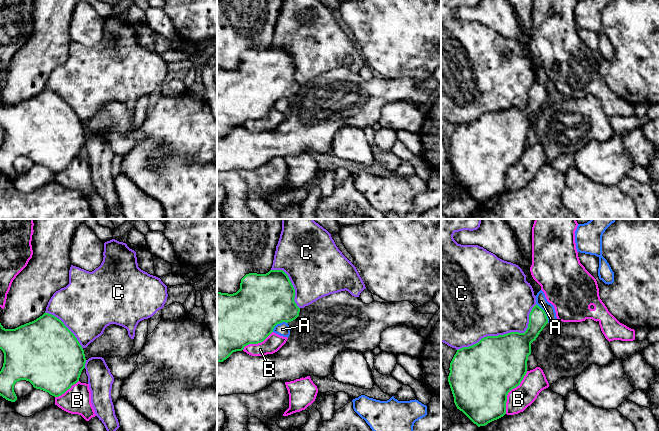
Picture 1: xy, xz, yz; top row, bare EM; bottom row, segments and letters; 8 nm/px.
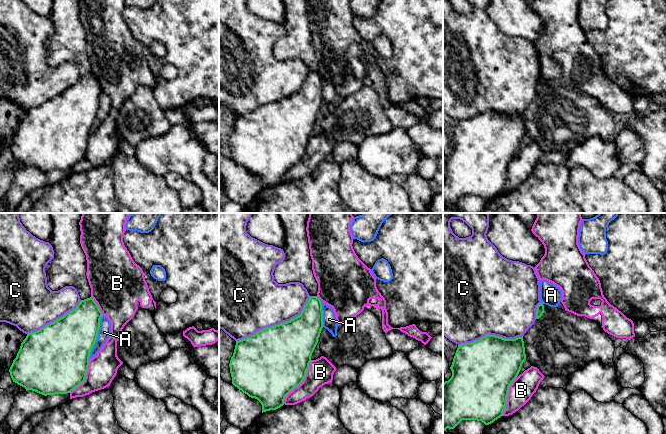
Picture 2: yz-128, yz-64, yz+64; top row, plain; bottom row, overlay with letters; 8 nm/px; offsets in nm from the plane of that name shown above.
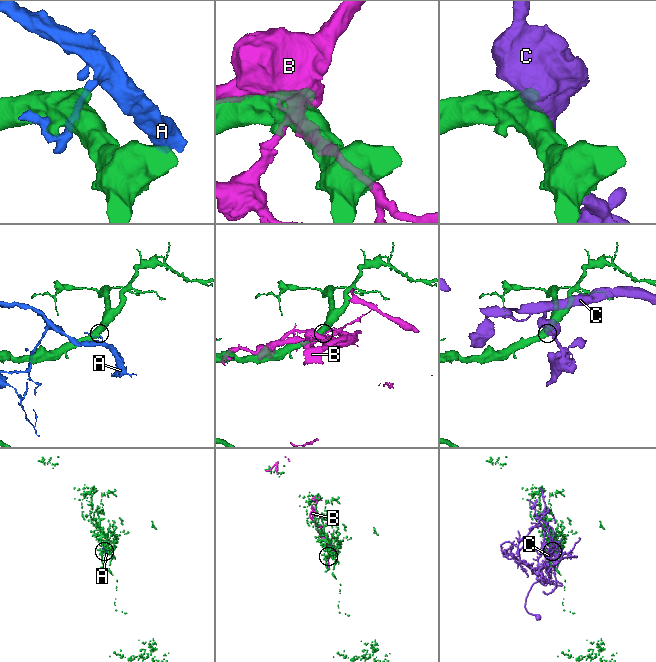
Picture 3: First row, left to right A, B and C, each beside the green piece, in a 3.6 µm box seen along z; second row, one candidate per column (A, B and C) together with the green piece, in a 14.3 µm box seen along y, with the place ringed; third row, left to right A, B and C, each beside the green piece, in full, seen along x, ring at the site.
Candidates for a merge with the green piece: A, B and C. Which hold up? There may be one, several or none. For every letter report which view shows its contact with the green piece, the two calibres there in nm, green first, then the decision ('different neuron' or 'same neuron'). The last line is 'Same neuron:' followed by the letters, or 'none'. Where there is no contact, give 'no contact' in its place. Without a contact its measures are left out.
A: contact in yz; calibres 150 and 90 nm; different neuron
B: contact in yz; calibres 500 and 190 nm; different neuron
C: contact in yz; calibres 460 and 500 nm; different neuron
Same neuron: none

